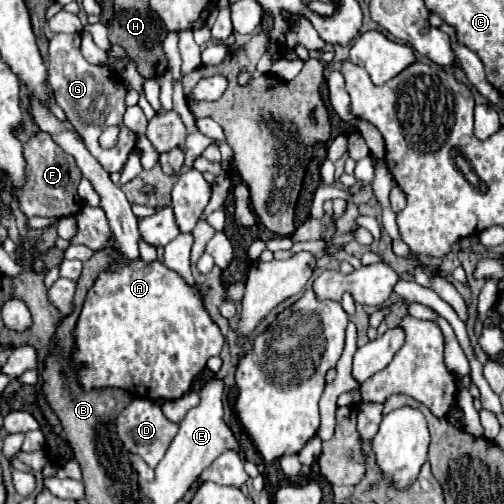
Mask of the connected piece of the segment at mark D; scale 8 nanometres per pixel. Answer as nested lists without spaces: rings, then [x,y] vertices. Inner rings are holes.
[[[136,398],[136,400],[132,400],[132,404],[130,404],[128,408],[124,408],[124,412],[116,418],[116,432],[118,432],[120,440],[124,442],[124,446],[126,446],[130,452],[136,452],[138,456],[142,456],[144,462],[146,462],[150,468],[154,468],[154,466],[162,460],[164,452],[168,450],[168,444],[174,440],[174,436],[176,436],[176,432],[178,432],[178,424],[170,422],[170,420],[164,416],[164,412],[162,412],[162,408],[160,408],[158,402],[150,402],[150,400],[146,400],[146,398]]]

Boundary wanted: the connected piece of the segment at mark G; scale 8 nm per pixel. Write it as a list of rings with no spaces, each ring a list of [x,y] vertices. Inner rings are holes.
[[[56,34],[50,40],[50,48],[48,48],[48,80],[56,94],[56,104],[66,112],[72,126],[80,132],[88,152],[102,164],[106,172],[122,170],[122,166],[128,160],[130,150],[136,144],[136,136],[134,132],[122,126],[122,116],[126,110],[124,106],[126,86],[120,80],[120,76],[106,66],[90,64],[82,56],[80,34]],[[106,126],[122,126],[118,134],[118,144],[114,144],[108,150],[98,144],[98,138]]]

